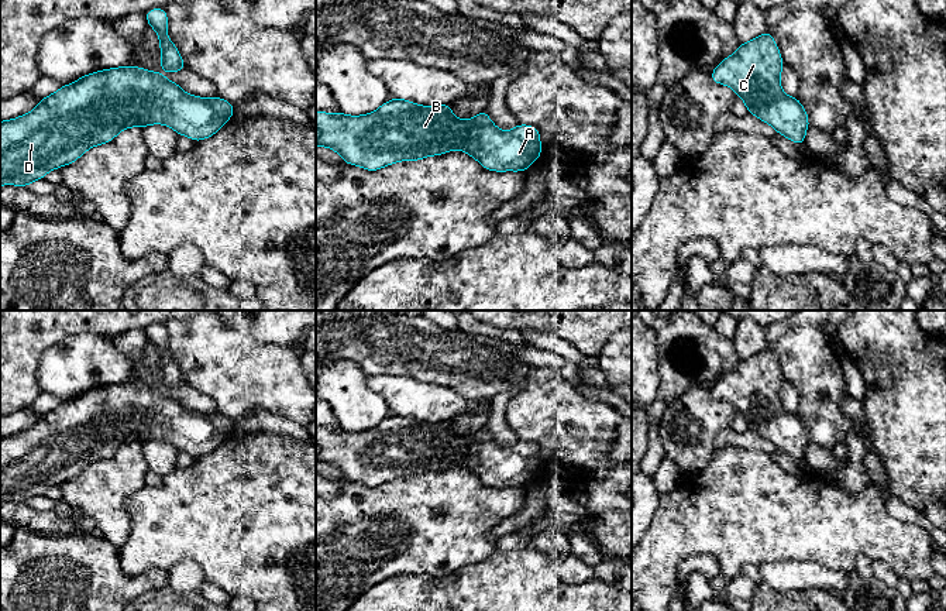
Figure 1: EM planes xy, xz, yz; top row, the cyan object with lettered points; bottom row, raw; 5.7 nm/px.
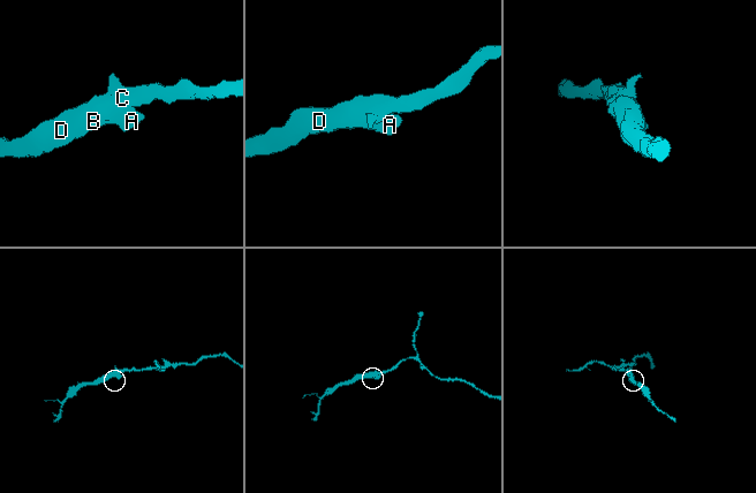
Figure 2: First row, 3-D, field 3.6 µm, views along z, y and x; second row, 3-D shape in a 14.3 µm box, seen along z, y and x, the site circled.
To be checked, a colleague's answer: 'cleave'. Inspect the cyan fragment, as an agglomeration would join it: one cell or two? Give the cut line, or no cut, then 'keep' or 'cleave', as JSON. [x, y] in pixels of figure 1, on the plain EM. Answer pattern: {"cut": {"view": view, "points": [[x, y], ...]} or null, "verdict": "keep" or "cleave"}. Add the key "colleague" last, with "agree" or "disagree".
{"cut": null, "verdict": "keep", "colleague": "disagree"}

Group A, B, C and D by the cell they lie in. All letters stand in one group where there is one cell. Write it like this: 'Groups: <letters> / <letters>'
Groups: A B C D

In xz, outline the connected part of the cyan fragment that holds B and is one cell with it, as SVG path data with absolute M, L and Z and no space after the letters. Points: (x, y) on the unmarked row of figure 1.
M391 415L375 428L362 432L316 428L316 461L331 464L348 481L358 481L371 488L399 477L417 477L451 466L462 466L488 487L520 488L543 468L540 447L533 442L517 440L509 447L500 447L486 426L474 435L461 436L451 429L451 419L419 422L405 415Z

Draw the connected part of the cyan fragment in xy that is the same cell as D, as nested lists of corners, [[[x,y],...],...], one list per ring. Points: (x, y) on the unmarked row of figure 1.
[[[127,381],[93,388],[41,415],[32,428],[13,436],[0,437],[0,502],[28,502],[34,497],[44,495],[49,487],[75,478],[89,464],[110,459],[128,443],[165,440],[175,446],[178,452],[186,452],[197,459],[214,452],[231,433],[234,433],[234,422],[230,418],[219,412],[204,415],[186,411],[178,399],[145,384]]]

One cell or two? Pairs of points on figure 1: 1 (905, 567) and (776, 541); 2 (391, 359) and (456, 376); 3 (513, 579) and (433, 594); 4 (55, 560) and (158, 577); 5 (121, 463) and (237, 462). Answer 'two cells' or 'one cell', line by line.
1: one cell
2: one cell
3: one cell
4: one cell
5: two cells

